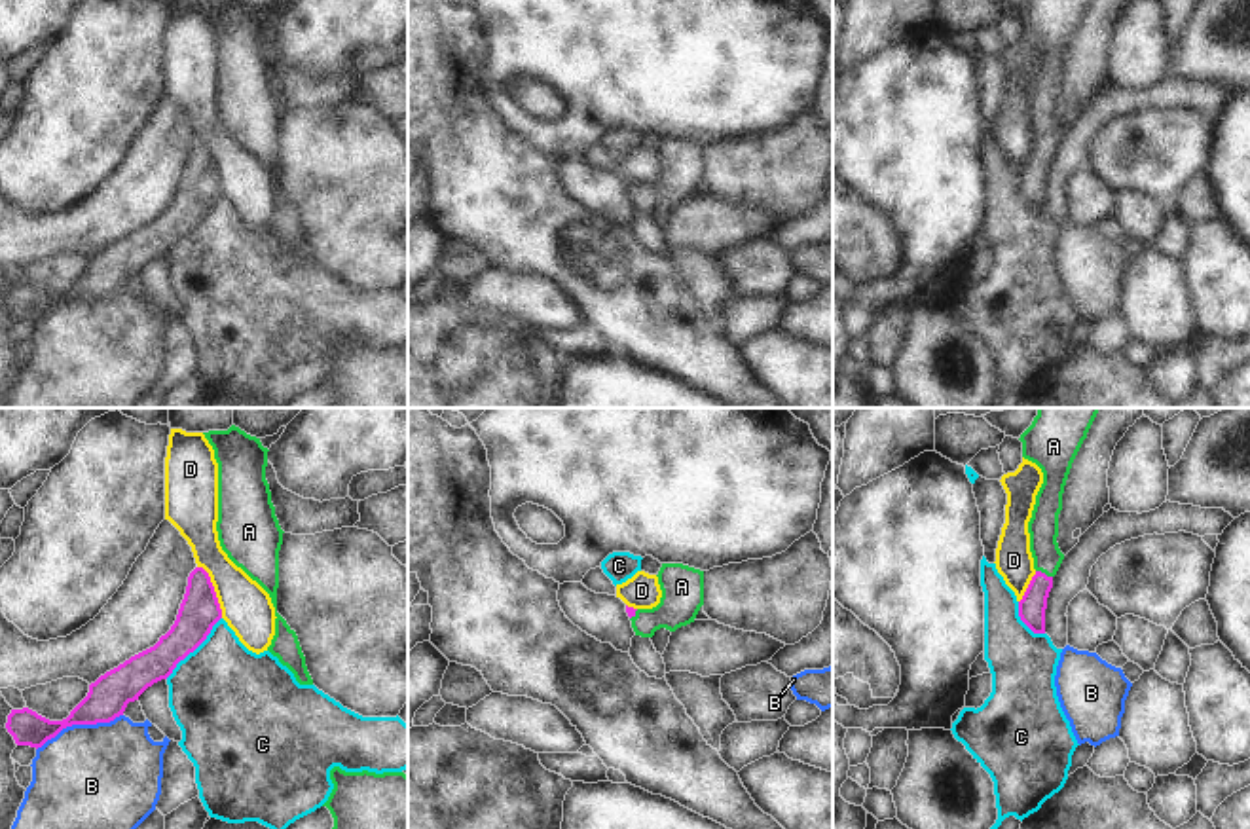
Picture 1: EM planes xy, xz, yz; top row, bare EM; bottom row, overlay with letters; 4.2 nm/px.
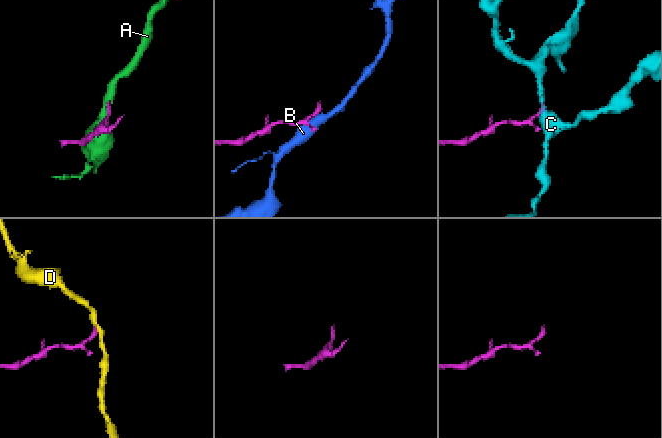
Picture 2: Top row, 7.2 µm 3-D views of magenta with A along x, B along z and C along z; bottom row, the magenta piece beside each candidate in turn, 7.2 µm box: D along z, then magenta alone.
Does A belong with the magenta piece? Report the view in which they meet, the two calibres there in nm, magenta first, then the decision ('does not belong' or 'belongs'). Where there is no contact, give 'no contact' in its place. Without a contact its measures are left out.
yz | 120/130 nm | belongs

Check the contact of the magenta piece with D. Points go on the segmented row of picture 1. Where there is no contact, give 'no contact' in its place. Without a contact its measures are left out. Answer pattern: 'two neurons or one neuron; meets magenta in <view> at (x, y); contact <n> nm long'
two neurons; meets magenta in xy at (213, 590); contact 240 nm long

